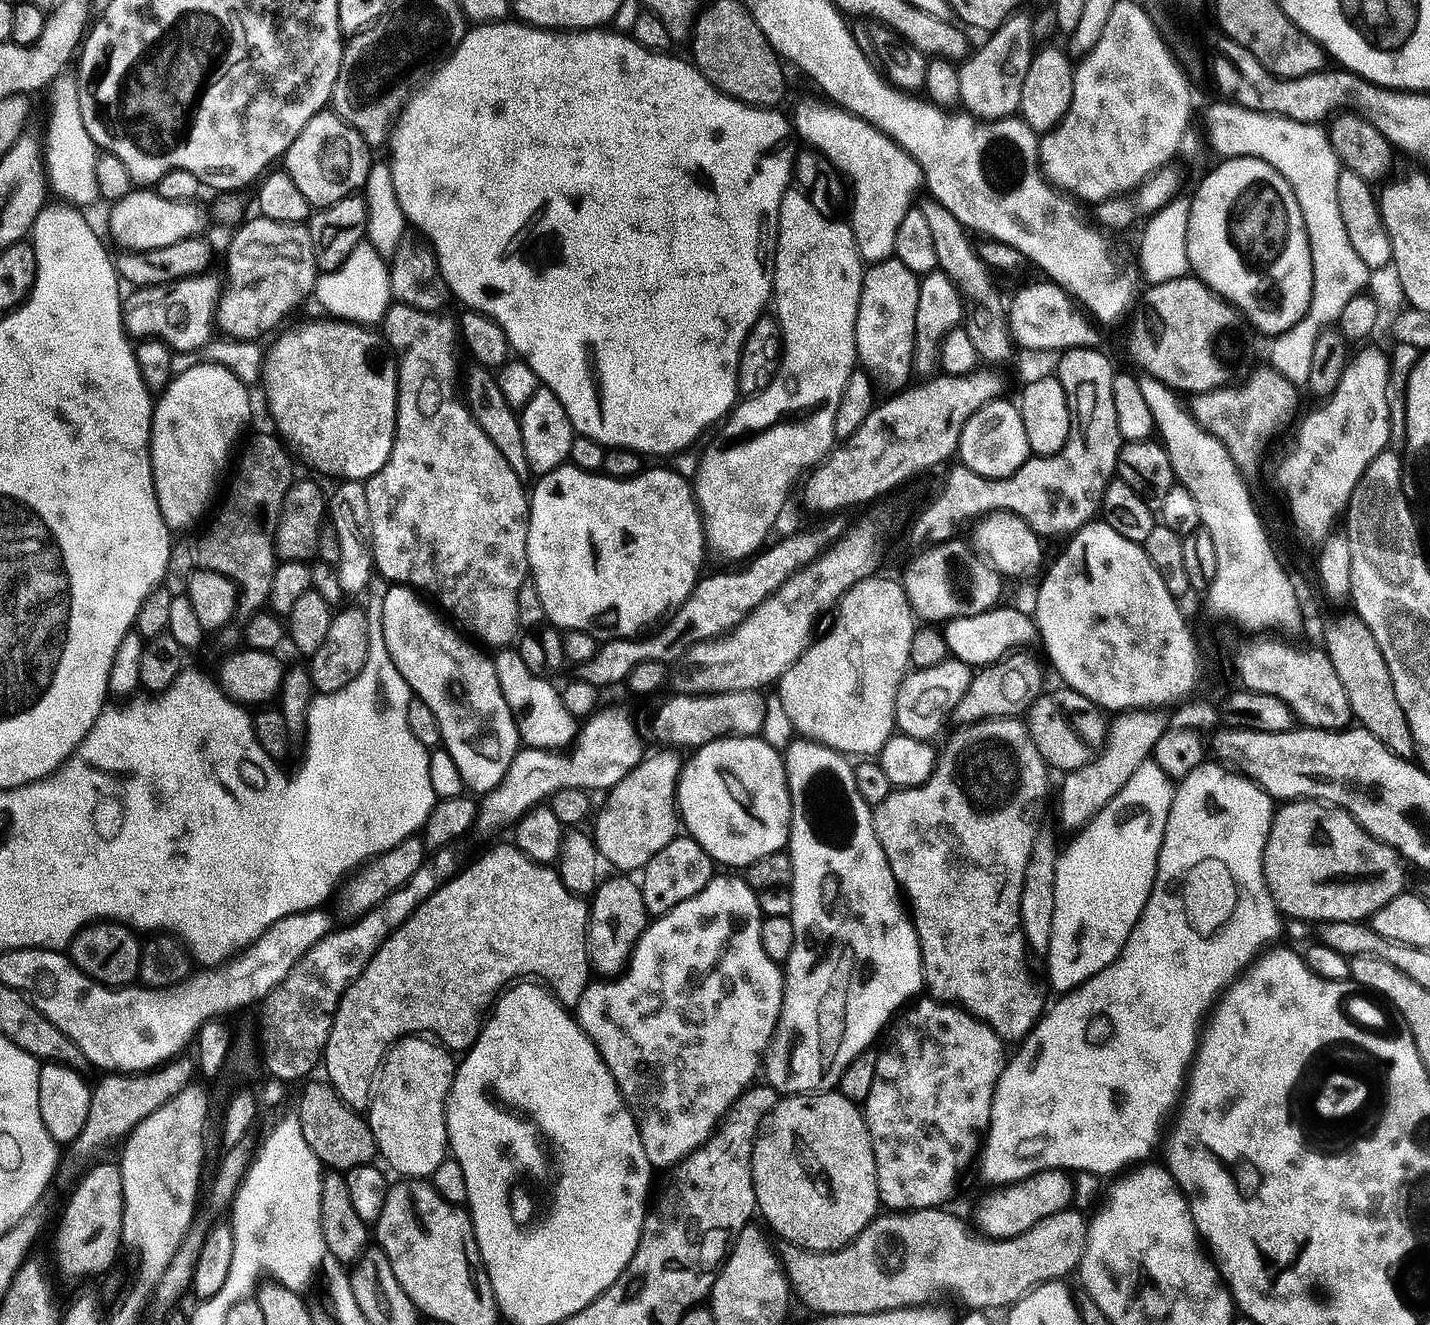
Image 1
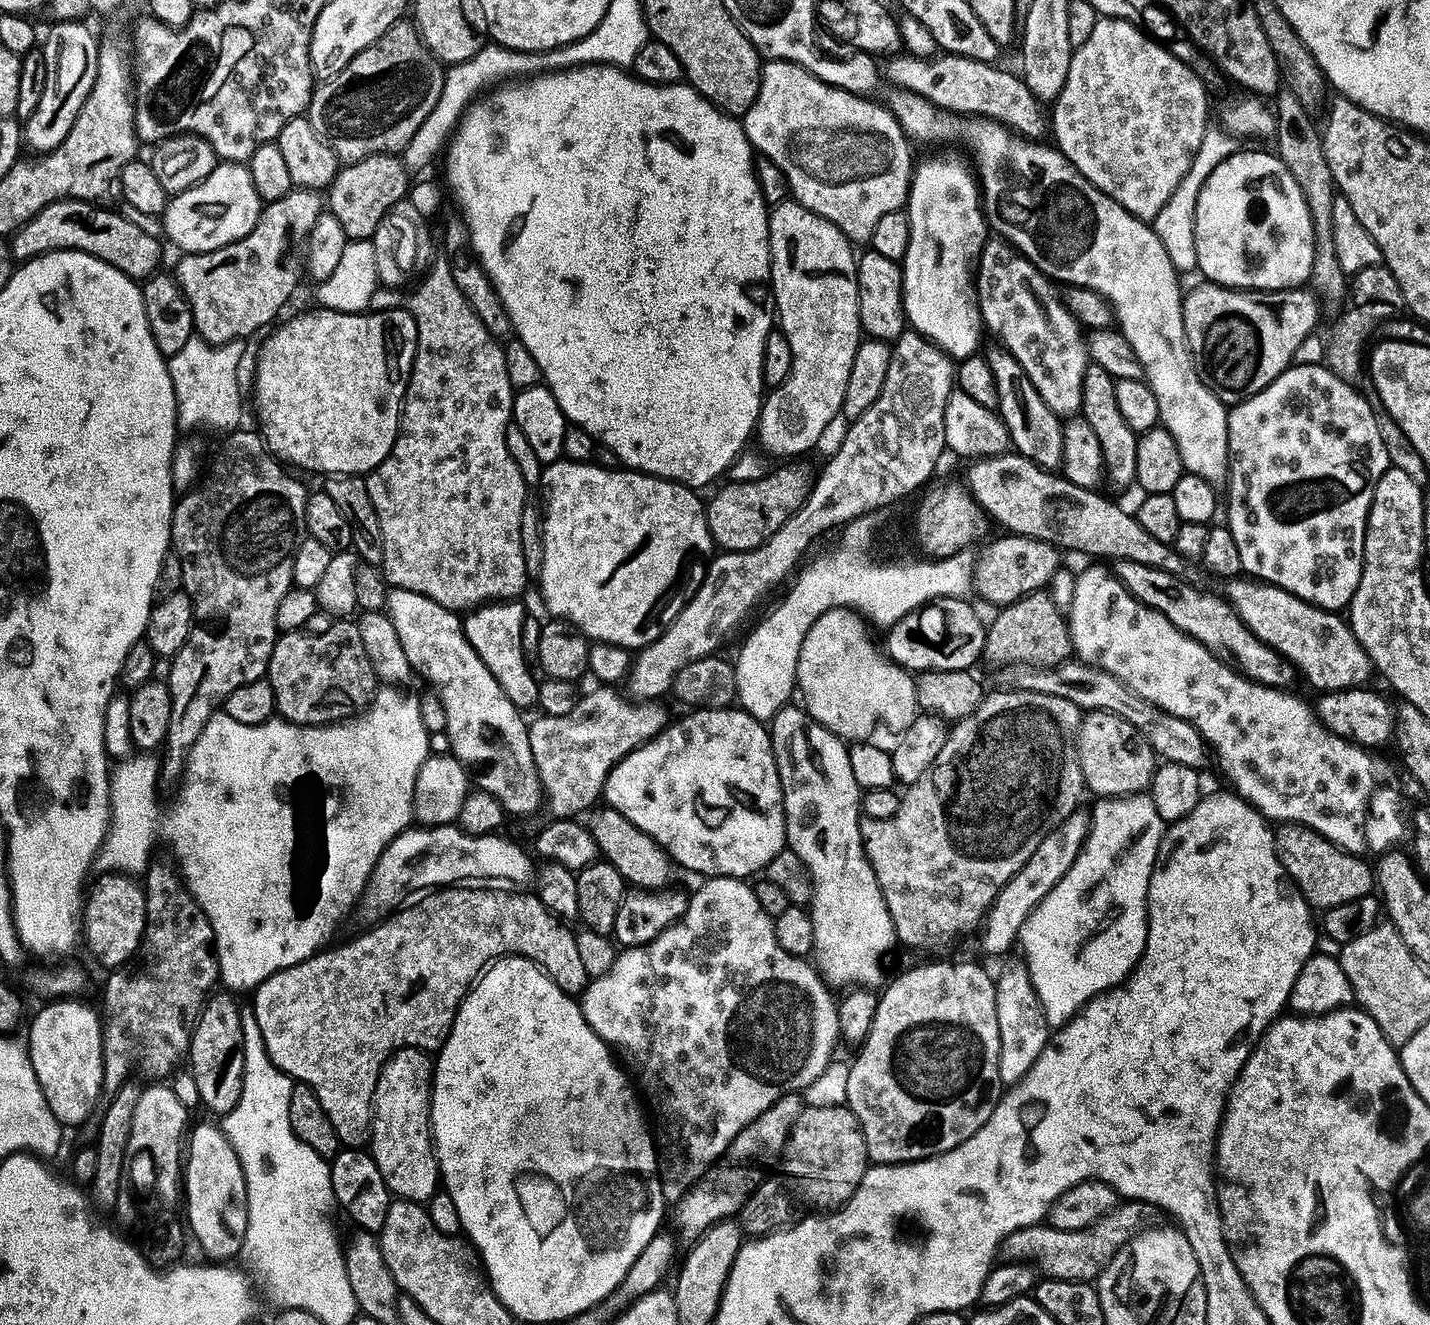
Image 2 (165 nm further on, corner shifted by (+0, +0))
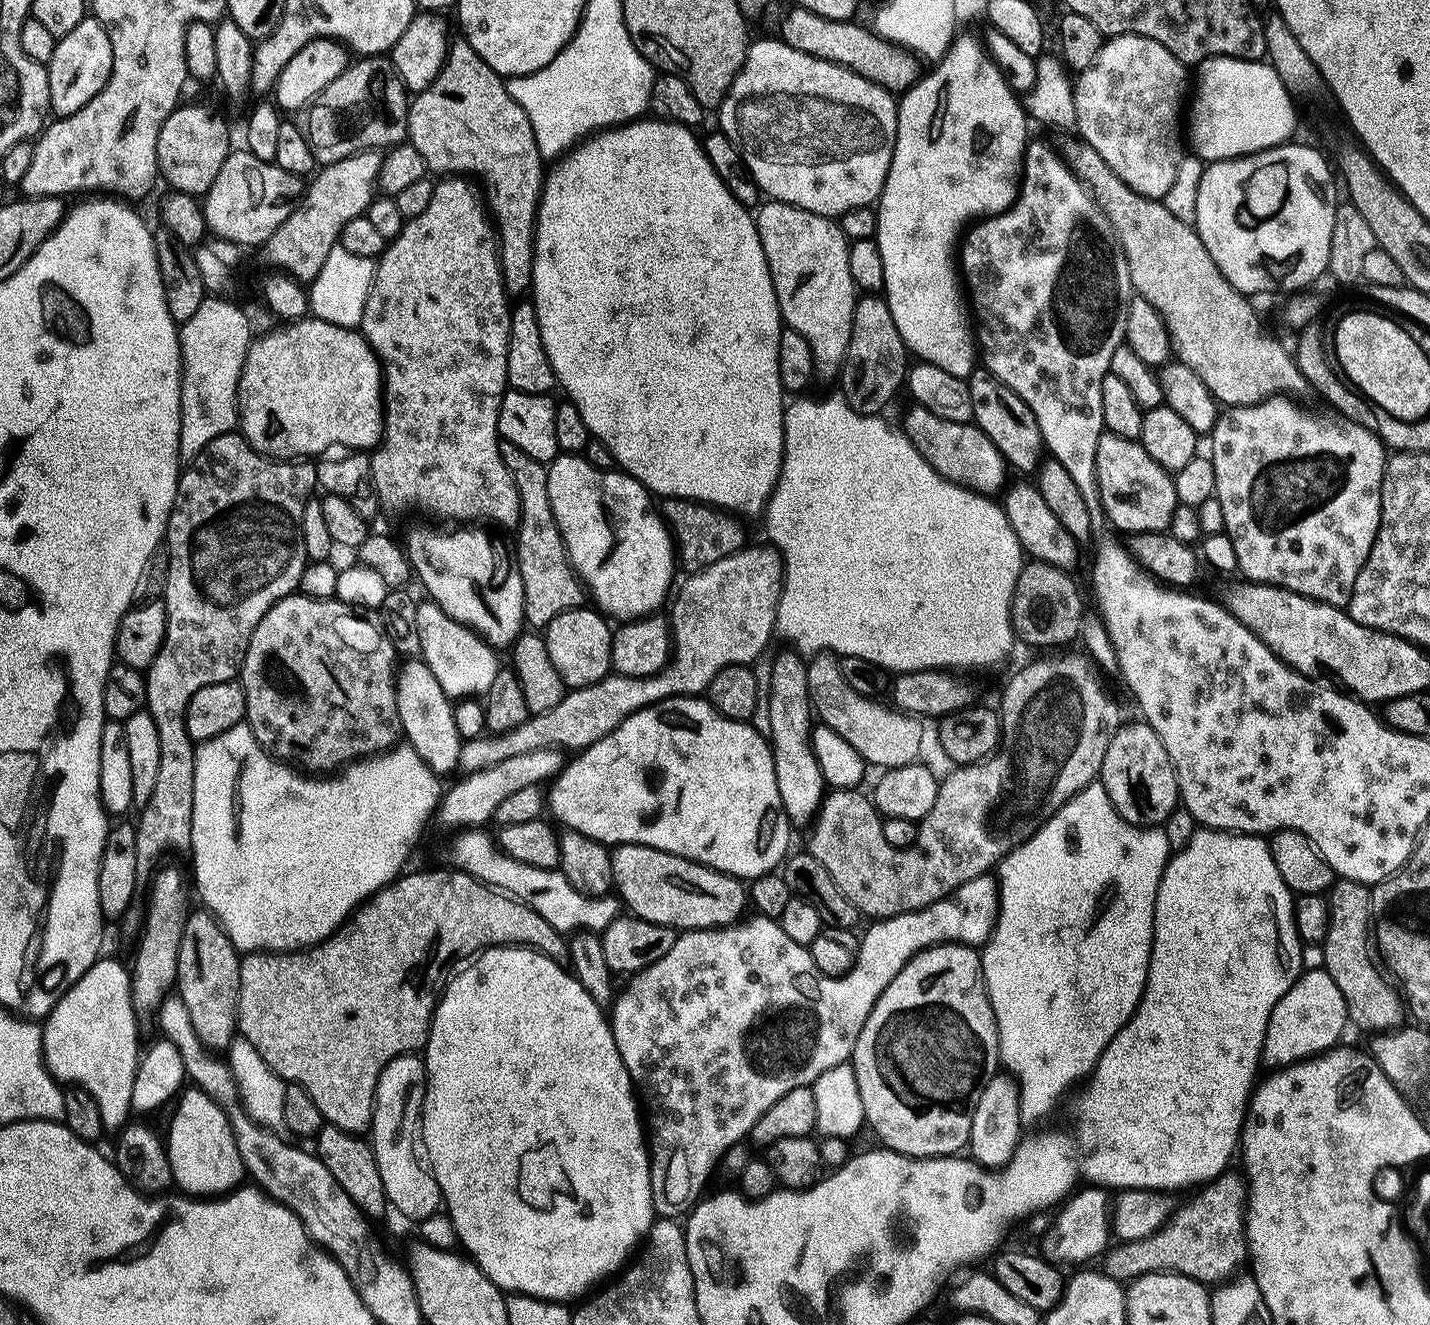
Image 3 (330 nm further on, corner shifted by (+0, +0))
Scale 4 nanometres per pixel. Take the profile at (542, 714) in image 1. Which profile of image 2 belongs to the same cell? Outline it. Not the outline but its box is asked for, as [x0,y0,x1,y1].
[463,602,540,710]

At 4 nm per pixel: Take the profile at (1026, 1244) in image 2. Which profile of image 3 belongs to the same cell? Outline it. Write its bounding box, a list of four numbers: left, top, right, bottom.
[1102,1170,1250,1286]

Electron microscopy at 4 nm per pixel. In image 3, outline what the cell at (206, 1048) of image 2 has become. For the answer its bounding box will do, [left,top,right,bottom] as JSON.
[176,910,243,1052]

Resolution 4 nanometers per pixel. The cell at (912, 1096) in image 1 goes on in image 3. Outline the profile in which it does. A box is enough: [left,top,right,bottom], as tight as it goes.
[850,944,1001,1154]

